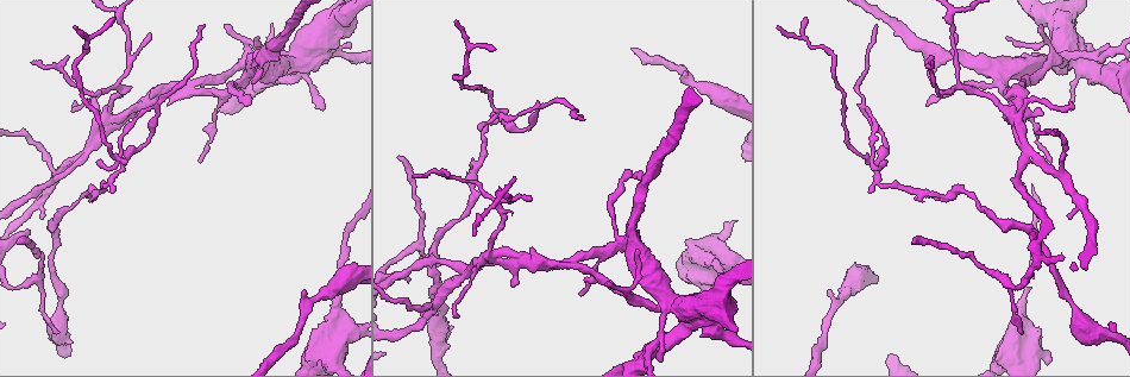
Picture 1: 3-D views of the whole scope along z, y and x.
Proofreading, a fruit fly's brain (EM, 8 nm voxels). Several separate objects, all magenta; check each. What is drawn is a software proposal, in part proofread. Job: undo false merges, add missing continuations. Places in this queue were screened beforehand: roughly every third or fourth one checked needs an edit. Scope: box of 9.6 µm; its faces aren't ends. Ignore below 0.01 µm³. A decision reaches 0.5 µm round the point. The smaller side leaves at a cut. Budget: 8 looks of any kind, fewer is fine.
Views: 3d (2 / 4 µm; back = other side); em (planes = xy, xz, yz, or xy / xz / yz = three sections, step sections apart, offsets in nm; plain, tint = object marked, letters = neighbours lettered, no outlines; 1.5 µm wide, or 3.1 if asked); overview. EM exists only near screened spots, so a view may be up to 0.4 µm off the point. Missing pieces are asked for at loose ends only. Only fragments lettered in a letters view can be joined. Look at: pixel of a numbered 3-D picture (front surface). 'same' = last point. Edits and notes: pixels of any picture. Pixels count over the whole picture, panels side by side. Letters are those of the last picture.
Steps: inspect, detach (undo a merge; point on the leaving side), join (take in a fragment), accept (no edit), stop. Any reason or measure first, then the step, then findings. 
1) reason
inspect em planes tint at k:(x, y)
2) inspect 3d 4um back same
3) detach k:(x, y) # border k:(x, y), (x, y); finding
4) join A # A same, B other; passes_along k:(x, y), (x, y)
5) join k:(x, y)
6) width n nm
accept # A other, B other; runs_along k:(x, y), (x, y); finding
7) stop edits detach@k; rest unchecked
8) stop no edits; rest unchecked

thin end
inspect 3d 2um at 1:(324, 108)

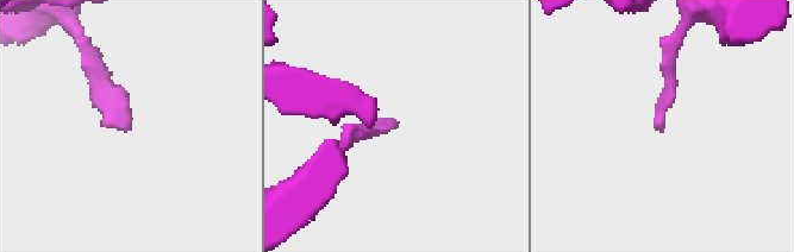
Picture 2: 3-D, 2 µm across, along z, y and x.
now the EM
inspect em planes letters at 2:(125, 132)

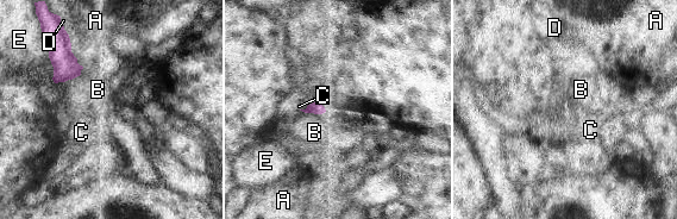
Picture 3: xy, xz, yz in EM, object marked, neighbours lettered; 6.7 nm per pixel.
longest_contact B 340 nm
accept # A other, B other, C other, D other, E other; no lettered fragment goes on from it

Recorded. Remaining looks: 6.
tapers out
inspect 3d 2um at 1:(198, 161)

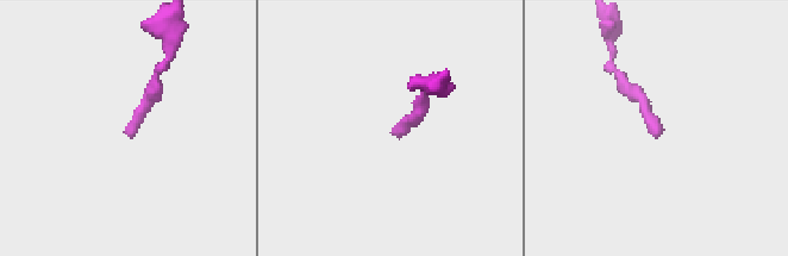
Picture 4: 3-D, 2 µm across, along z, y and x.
need the tissue
inspect em planes tint at 4:(129, 130)

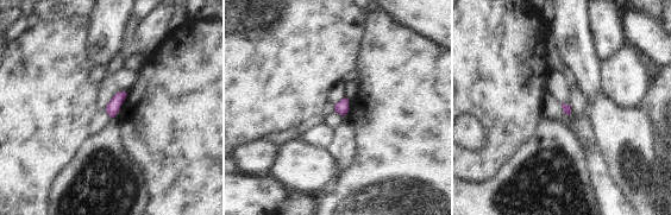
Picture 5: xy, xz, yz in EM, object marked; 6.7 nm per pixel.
inspect em planes letters same

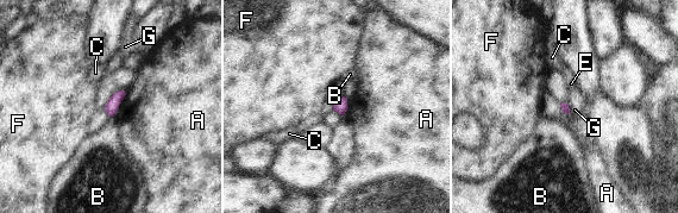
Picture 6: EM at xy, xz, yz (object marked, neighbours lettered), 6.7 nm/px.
longest_contact A 190 nm
accept # A other, B other, C other, E other, F other, G other; none of them fits

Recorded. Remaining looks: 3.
sharp bend
inspect em yz step 8 tint at 1:(122, 17)

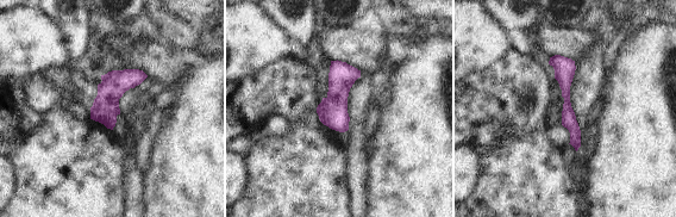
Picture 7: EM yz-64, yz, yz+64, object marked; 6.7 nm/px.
cut it another way
inspect em planes letters same

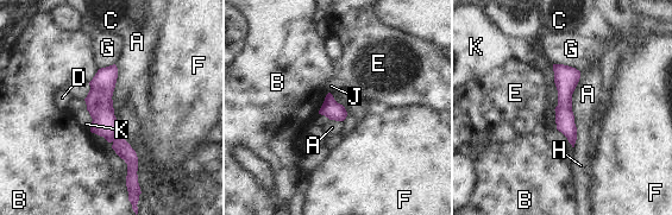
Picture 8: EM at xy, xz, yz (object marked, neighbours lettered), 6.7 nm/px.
accept # A other, B other, C other, D other, E other, F other, G other, H other, J other, K other; runs_along 8:(112, 68), (104, 122), (131, 177); one cell here

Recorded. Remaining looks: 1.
stop no edits; rest unchecked

